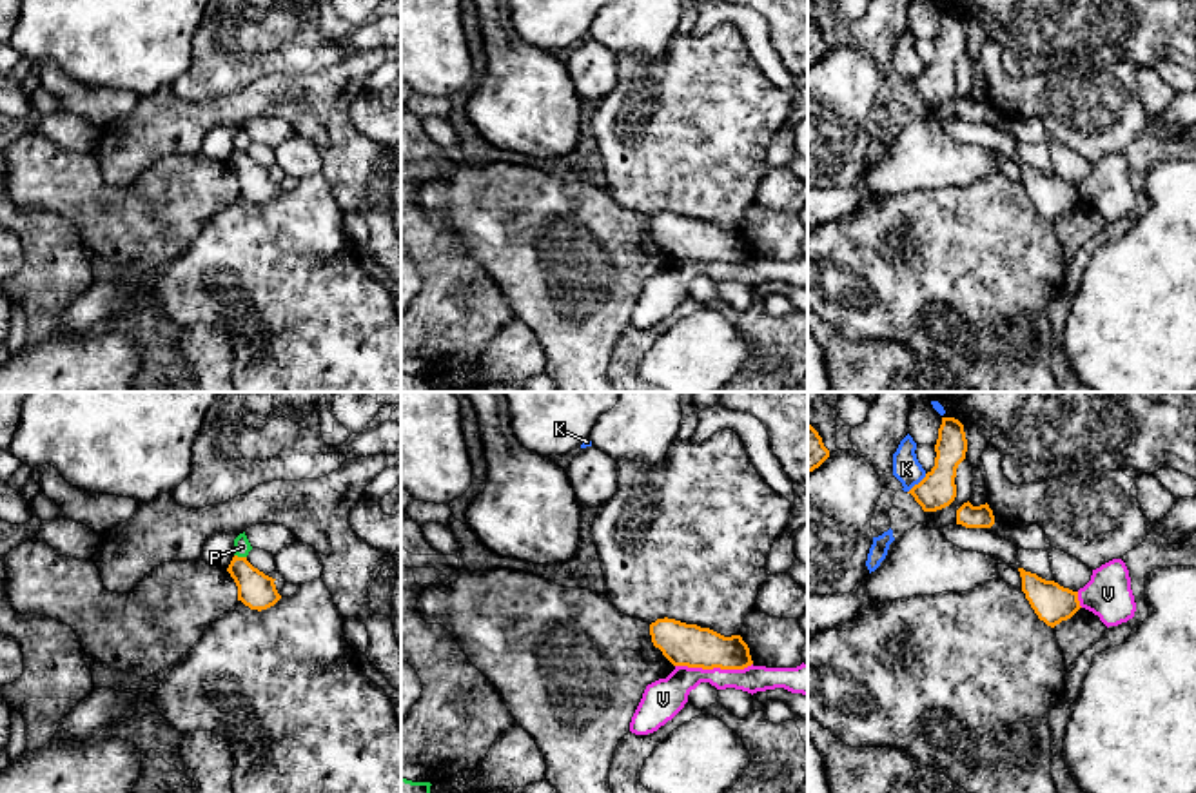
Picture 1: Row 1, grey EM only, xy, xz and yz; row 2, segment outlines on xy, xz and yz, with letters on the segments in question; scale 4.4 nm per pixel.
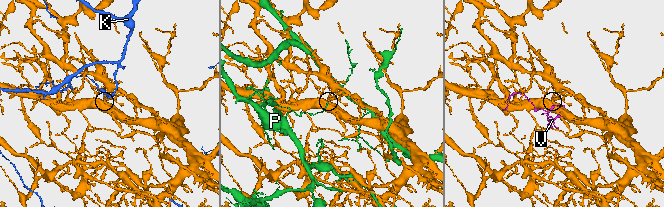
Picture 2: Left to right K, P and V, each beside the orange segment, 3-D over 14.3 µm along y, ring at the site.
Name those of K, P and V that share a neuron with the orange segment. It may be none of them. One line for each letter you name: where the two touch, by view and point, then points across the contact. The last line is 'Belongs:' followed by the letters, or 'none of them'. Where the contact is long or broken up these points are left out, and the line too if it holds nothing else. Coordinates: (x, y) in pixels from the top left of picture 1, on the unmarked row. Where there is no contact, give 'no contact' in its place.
Belongs: none of them

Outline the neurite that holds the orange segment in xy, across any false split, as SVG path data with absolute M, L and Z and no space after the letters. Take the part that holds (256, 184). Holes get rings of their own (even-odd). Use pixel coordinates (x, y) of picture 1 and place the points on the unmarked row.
M234 149L227 165L238 180L238 194L250 203L267 203L281 192L274 178L276 172L254 162L247 151Z

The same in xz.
M668 210L652 216L650 229L653 240L673 259L744 263L753 258L750 241L740 229L724 230L710 221Z

